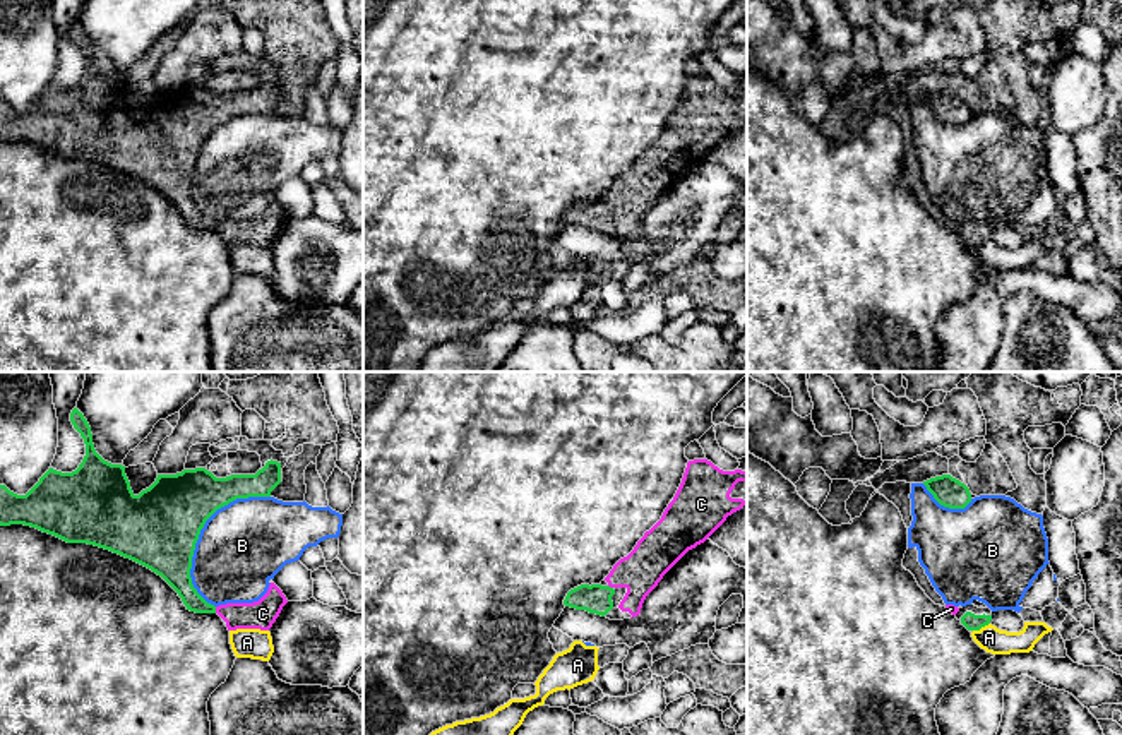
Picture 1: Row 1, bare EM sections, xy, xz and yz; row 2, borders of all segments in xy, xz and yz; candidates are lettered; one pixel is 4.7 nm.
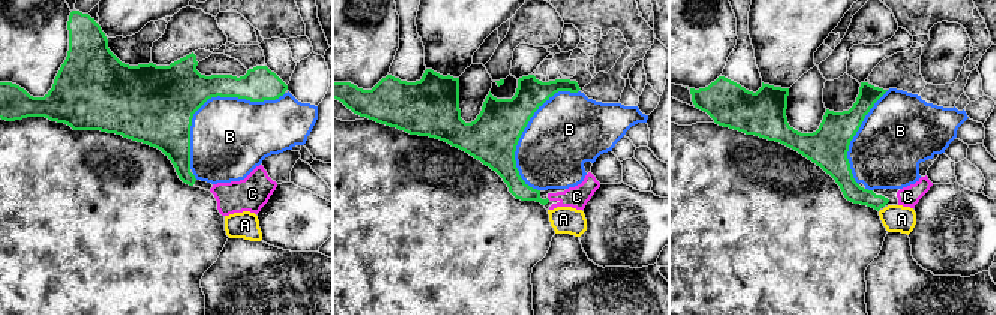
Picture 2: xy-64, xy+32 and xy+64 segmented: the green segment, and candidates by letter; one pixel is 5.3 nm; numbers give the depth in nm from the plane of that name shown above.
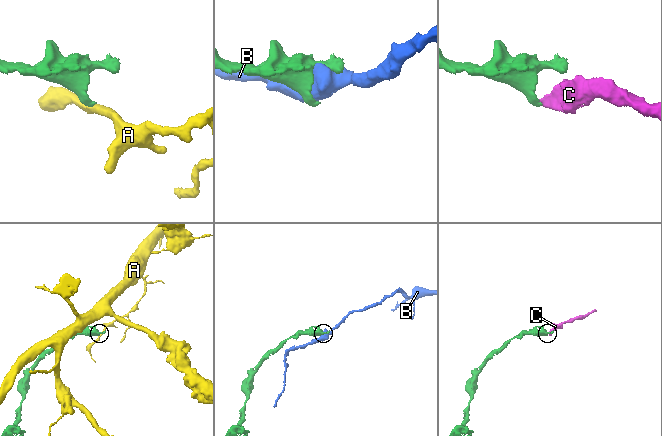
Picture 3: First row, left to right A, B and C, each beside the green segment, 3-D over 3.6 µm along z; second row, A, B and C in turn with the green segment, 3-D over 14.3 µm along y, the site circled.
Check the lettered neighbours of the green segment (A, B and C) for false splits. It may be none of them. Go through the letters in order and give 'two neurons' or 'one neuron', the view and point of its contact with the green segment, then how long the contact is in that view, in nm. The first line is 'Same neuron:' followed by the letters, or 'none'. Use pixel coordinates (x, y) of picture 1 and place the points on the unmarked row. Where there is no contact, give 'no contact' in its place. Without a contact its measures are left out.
Same neuron: C
A: two neurons | yz (980, 244) | 90 nm
B: two neurons | xy (199, 148) | 600 nm
C: one neuron | xy (214, 227) | 30 nm

